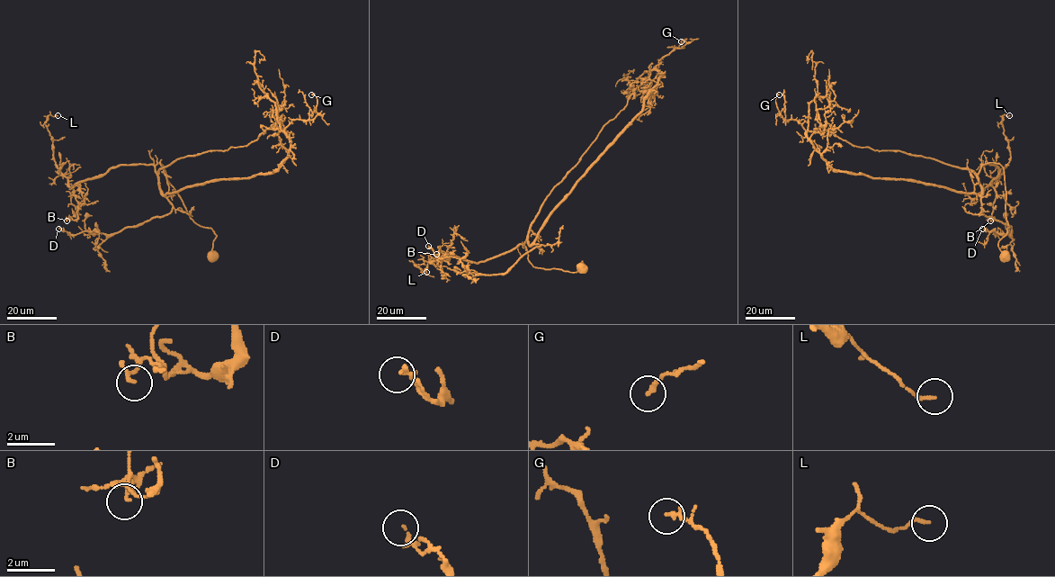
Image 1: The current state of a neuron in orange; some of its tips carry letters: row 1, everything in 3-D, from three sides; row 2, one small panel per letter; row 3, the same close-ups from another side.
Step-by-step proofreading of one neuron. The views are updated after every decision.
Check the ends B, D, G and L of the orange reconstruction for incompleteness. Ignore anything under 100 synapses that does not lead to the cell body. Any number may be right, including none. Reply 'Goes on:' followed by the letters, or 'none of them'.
Goes on: none of them

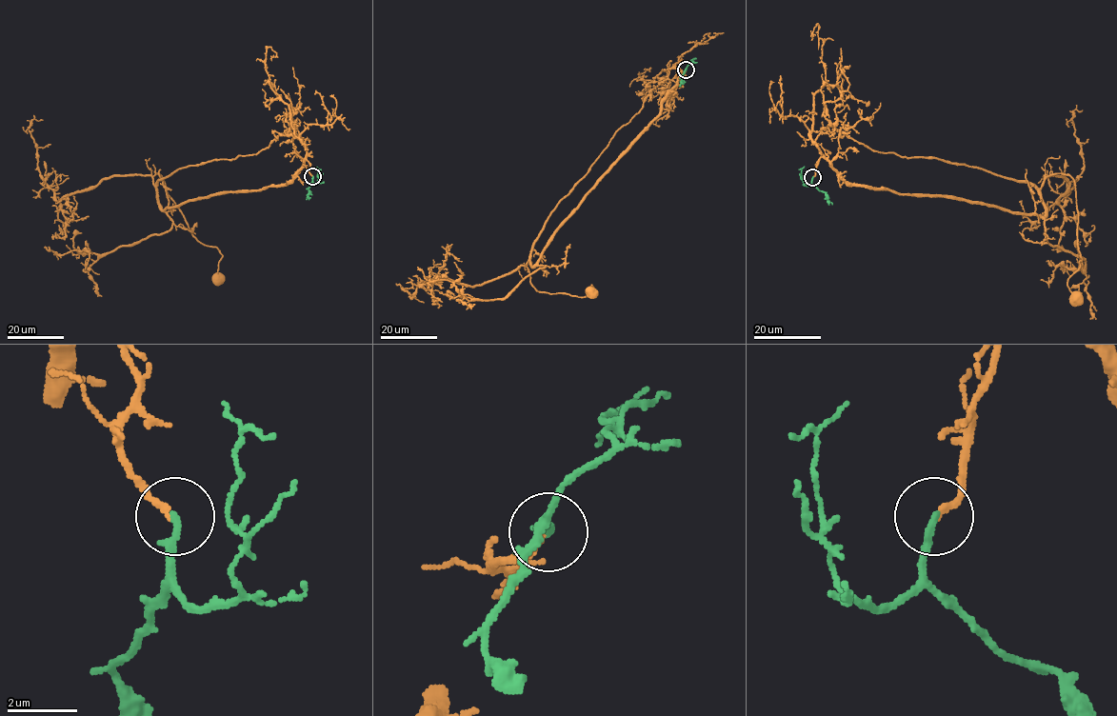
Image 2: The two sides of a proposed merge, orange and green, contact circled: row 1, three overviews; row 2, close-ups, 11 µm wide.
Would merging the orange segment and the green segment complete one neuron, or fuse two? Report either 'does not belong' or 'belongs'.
belongs

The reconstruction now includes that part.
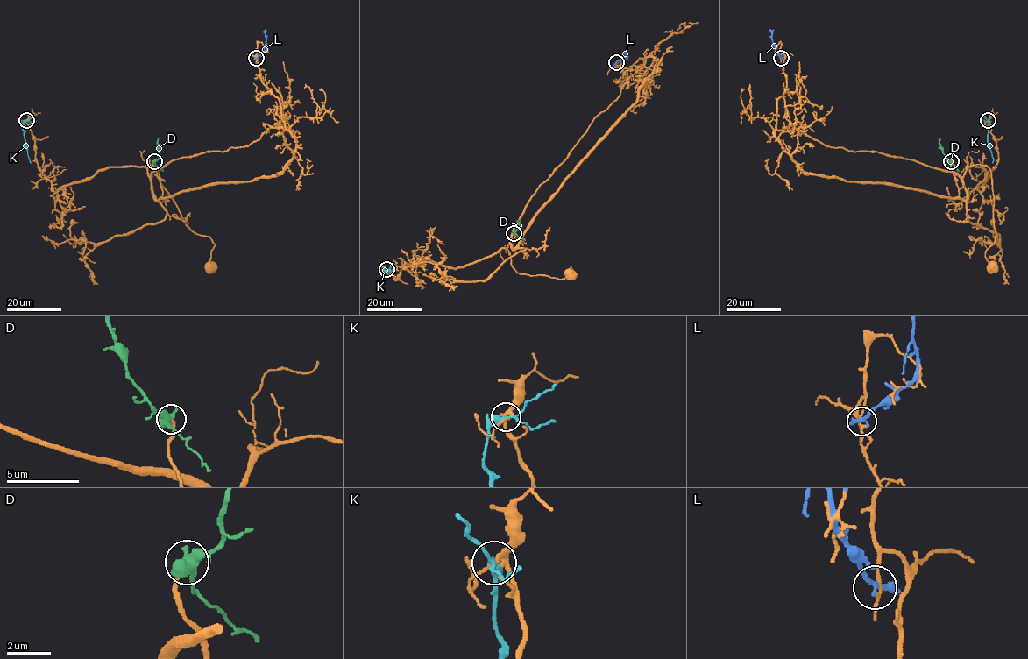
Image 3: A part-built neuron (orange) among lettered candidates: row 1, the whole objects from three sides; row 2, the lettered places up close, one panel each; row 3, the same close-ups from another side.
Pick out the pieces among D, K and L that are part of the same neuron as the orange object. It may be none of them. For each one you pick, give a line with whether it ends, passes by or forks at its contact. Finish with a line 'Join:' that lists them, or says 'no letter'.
D: it passes by
Join: D

